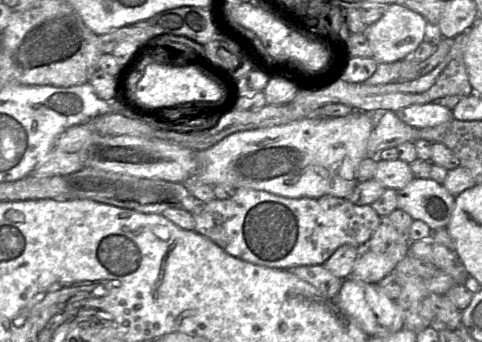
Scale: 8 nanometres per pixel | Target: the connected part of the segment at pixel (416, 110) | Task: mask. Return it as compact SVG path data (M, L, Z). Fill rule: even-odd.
M437 103L414 104L398 110L396 115L416 129L438 126L453 119L452 110Z

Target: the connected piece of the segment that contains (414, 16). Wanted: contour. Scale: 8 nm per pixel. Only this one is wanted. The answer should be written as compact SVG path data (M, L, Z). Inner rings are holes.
M401 4L385 7L383 16L365 31L378 63L391 63L412 55L424 40L426 19Z

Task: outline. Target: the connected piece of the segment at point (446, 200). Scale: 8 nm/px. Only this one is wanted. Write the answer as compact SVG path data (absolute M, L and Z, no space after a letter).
M413 179L397 192L397 208L413 220L419 220L432 231L447 228L455 196L432 179Z

